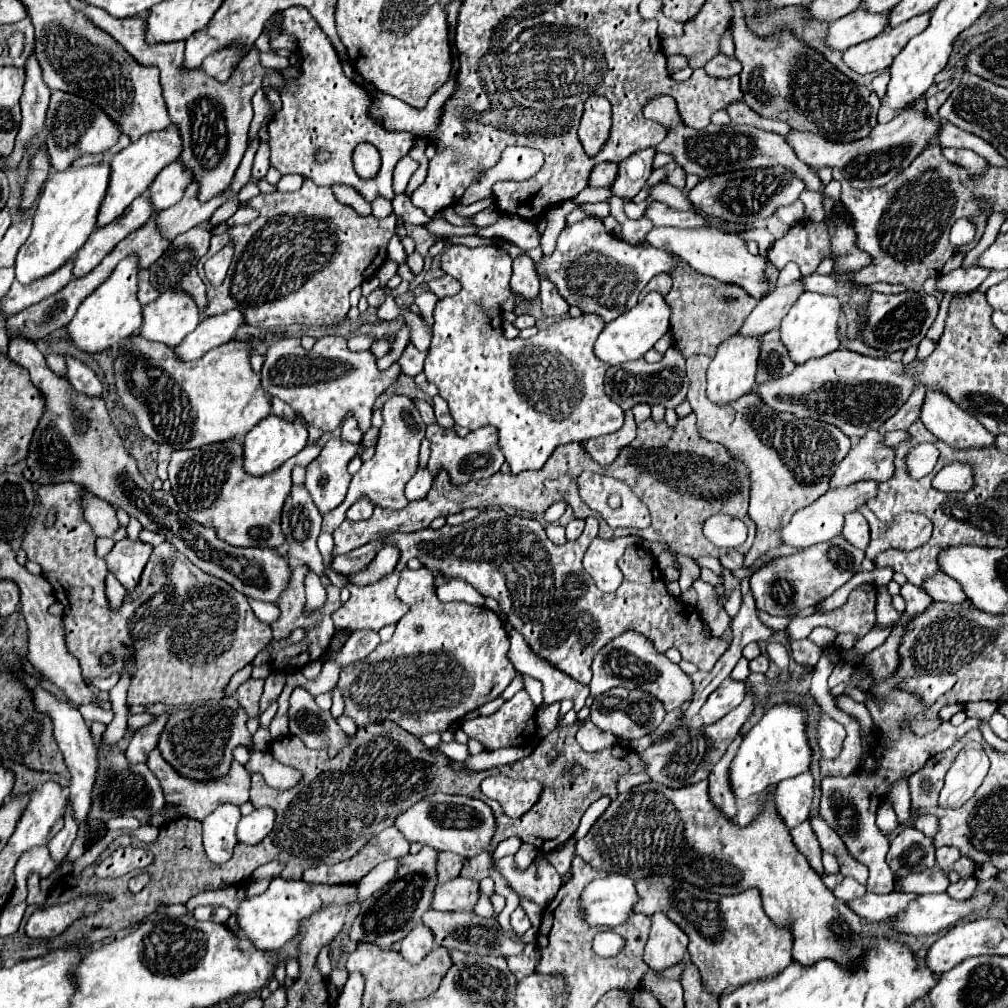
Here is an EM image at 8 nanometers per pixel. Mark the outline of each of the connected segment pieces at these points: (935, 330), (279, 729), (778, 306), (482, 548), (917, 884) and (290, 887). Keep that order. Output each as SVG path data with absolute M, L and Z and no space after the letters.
M946 293L946 295L944 295L943 300L941 301L939 306L939 312L937 318L927 332L926 337L934 340L935 342L939 341L943 333L945 321L948 316L948 307L950 305L950 301L952 300L952 297L953 295L950 295L950 293Z
M280 715L280 717L274 717L272 723L270 723L270 733L274 739L280 739L280 737L286 737L288 735L288 715Z
M800 279L786 285L786 287L776 287L772 293L768 293L764 299L758 301L754 311L746 317L744 325L740 327L740 335L744 335L744 337L760 337L766 331L778 329L782 317L798 301L802 291L804 289L802 289Z
M484 509L476 519L456 527L444 525L436 531L428 527L416 533L394 533L394 545L402 551L396 569L376 585L348 585L352 597L332 615L334 625L346 631L380 631L384 625L396 624L409 606L396 601L394 591L406 561L418 557L428 569L440 571L444 577L460 577L484 597L498 599L498 603L502 601L508 623L526 639L530 649L584 685L590 683L590 665L596 651L626 629L644 633L660 653L676 647L684 661L710 673L730 643L724 637L710 635L708 639L704 635L696 607L684 605L666 591L656 561L646 549L640 545L626 547L620 559L624 581L614 593L600 591L594 581L590 581L590 575L582 571L583 556L598 530L596 517L588 517L580 539L554 545L538 521Z
M937 864L922 873L911 873L908 877L904 877L900 883L902 883L904 893L917 893L919 895L944 893L950 885L948 877Z
M282 877L272 879L270 887L262 895L246 897L238 909L236 919L244 935L252 941L252 945L260 951L278 951L288 939L298 935L300 921L314 911L318 911L322 905L328 903L352 903L356 899L356 885L352 887L330 887L330 885L314 885L314 883L296 883L286 881Z

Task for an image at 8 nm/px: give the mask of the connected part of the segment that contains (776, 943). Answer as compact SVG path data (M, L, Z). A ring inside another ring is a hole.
M650 875L636 881L636 893L640 897L634 905L636 913L666 913L666 917L688 935L688 955L692 963L700 967L704 987L714 995L724 993L728 987L774 977L792 961L792 935L788 929L776 929L776 925L768 921L768 915L764 915L764 909L760 907L760 893L756 889L734 897L722 897L700 891L688 883L678 885L678 881L664 879L664 875Z

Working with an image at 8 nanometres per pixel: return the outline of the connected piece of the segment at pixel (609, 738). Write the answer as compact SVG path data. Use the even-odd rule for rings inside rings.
M584 723L584 725L582 725L582 729L576 735L576 739L578 739L578 743L580 743L580 747L584 751L594 753L594 751L606 749L606 747L616 743L616 737L612 733L598 729L594 723ZM584 725L588 725L588 727L584 727Z

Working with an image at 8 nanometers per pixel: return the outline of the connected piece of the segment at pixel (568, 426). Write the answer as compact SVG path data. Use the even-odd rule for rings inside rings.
M452 245L448 247L441 255L441 269L445 274L448 274L454 279L460 281L462 285L462 291L454 297L446 297L446 299L440 299L438 305L434 309L434 325L432 328L433 335L431 344L429 347L429 354L424 362L423 372L430 383L436 385L439 390L439 395L450 405L450 413L456 421L456 425L462 425L462 427L468 427L470 431L482 427L482 425L494 425L498 429L498 435L500 435L500 447L502 447L502 453L512 469L512 475L518 475L522 471L538 471L544 467L544 463L548 461L548 457L554 453L554 449L558 445L566 445L566 443L582 443L586 439L592 439L592 437L600 437L600 435L608 435L608 433L616 433L622 425L624 425L624 411L604 393L604 373L608 369L606 363L600 363L600 359L596 359L596 355L592 353L592 347L594 347L594 341L596 337L600 335L600 331L604 329L604 321L598 317L598 315L582 315L578 319L562 319L554 325L550 325L546 331L540 331L538 335L522 341L522 339L506 339L504 333L502 333L502 317L500 317L500 303L506 301L506 299L516 299L516 295L512 295L510 291L510 265L512 265L512 259L510 255L500 249L500 247L494 247L494 245L486 245L486 247L476 247L476 249L470 249L470 247L464 247L464 245Z

